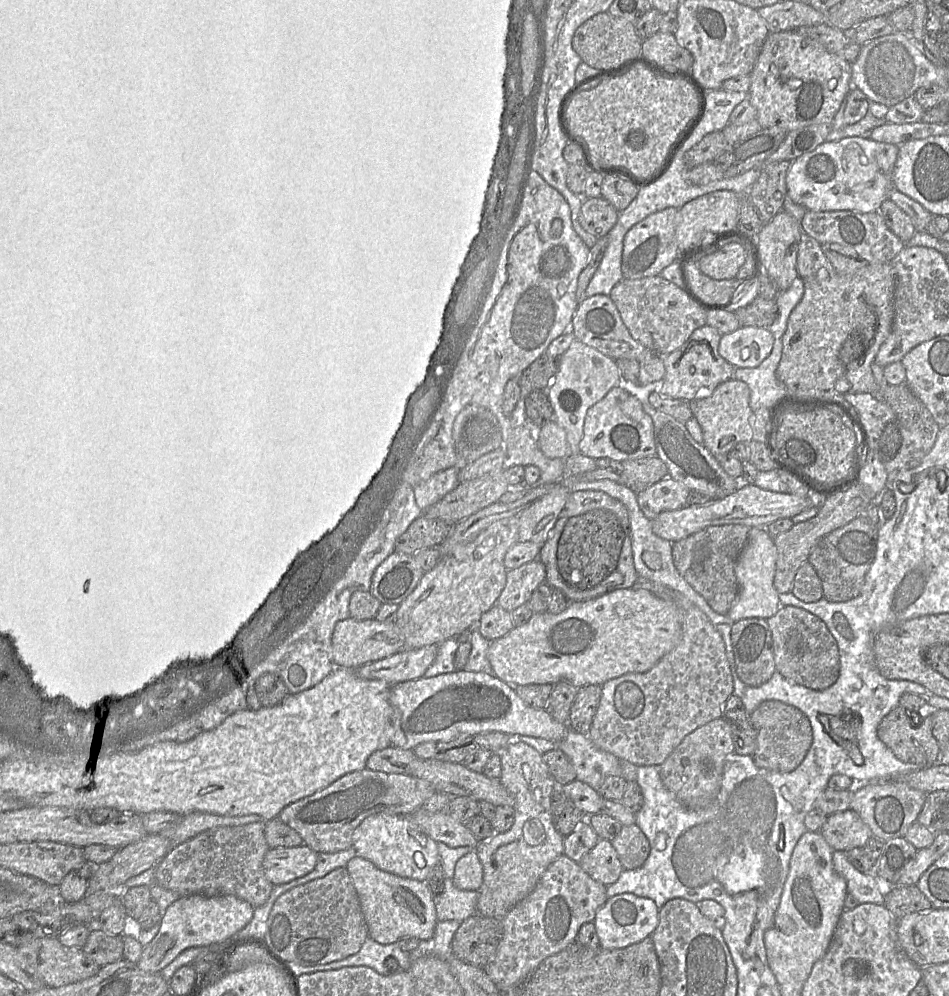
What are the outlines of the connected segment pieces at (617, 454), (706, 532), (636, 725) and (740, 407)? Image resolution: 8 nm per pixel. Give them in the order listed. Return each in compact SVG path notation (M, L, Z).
M616 386L587 411L579 450L584 456L609 458L614 462L656 457L652 419L635 395L624 387Z
M740 524L710 526L673 543L673 562L679 574L720 615L727 615L738 597L735 566L750 529Z
M639 576L636 587L648 590L677 608L681 615L682 637L679 644L649 671L628 673L601 686L599 706L588 736L601 750L641 767L662 765L688 734L723 717L723 706L733 695L733 678L720 633L695 604L679 591Z
M729 379L704 397L693 399L690 408L703 432L703 445L714 457L722 457L739 442L753 440L754 430L750 424L753 411L750 407L750 389L748 385L736 379Z

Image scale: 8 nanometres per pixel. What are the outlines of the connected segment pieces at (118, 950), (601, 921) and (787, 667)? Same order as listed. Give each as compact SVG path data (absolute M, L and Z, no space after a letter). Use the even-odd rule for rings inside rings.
M102 929L91 931L82 950L100 966L123 959L122 936L108 934Z
M625 893L609 898L594 920L600 947L606 950L626 948L651 937L659 922L659 908L652 899Z
M784 606L767 619L767 624L772 635L776 671L783 677L816 691L827 689L837 681L840 671L838 645L821 619L804 609Z

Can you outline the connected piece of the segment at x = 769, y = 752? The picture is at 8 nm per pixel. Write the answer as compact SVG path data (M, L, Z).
M768 700L753 711L749 721L756 732L756 748L752 758L757 767L789 773L800 766L813 743L811 723L802 711L777 700Z

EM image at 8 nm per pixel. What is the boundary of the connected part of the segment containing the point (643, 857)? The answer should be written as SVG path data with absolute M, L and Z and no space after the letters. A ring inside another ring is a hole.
M637 824L623 826L621 832L611 843L625 871L641 868L647 861L651 850L648 838Z

